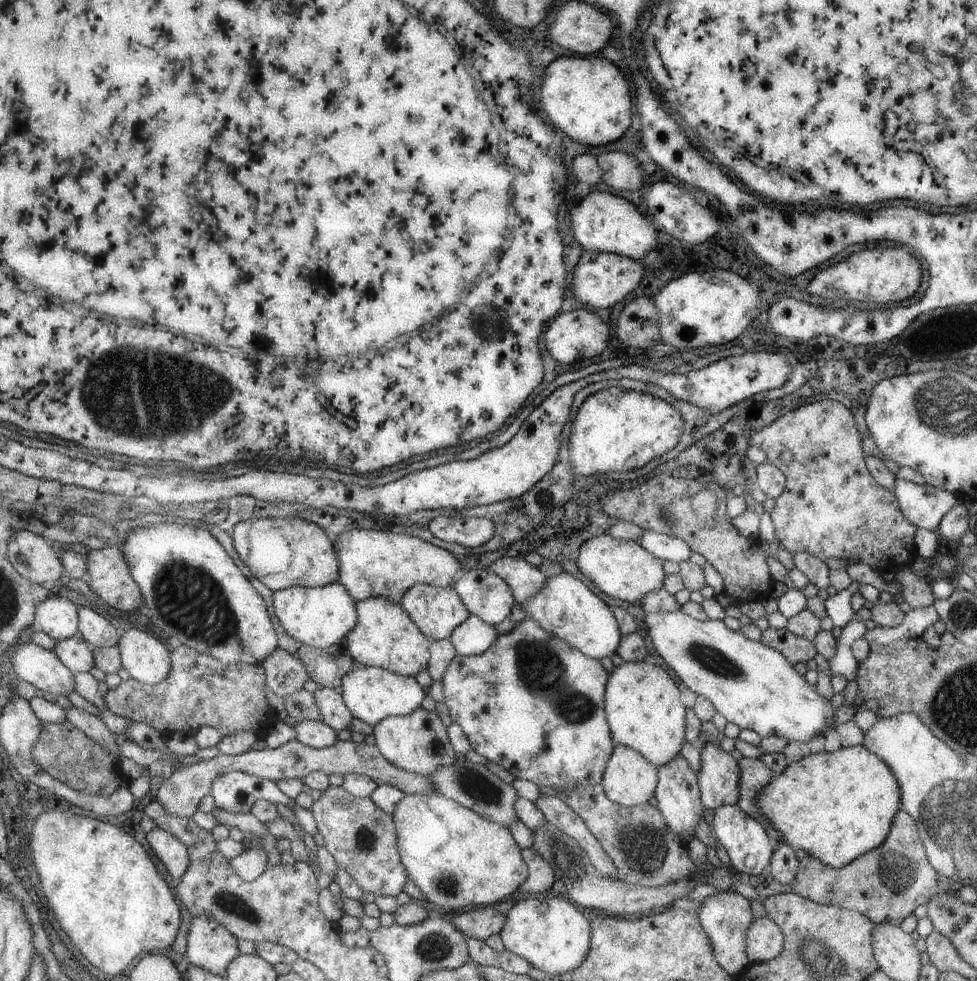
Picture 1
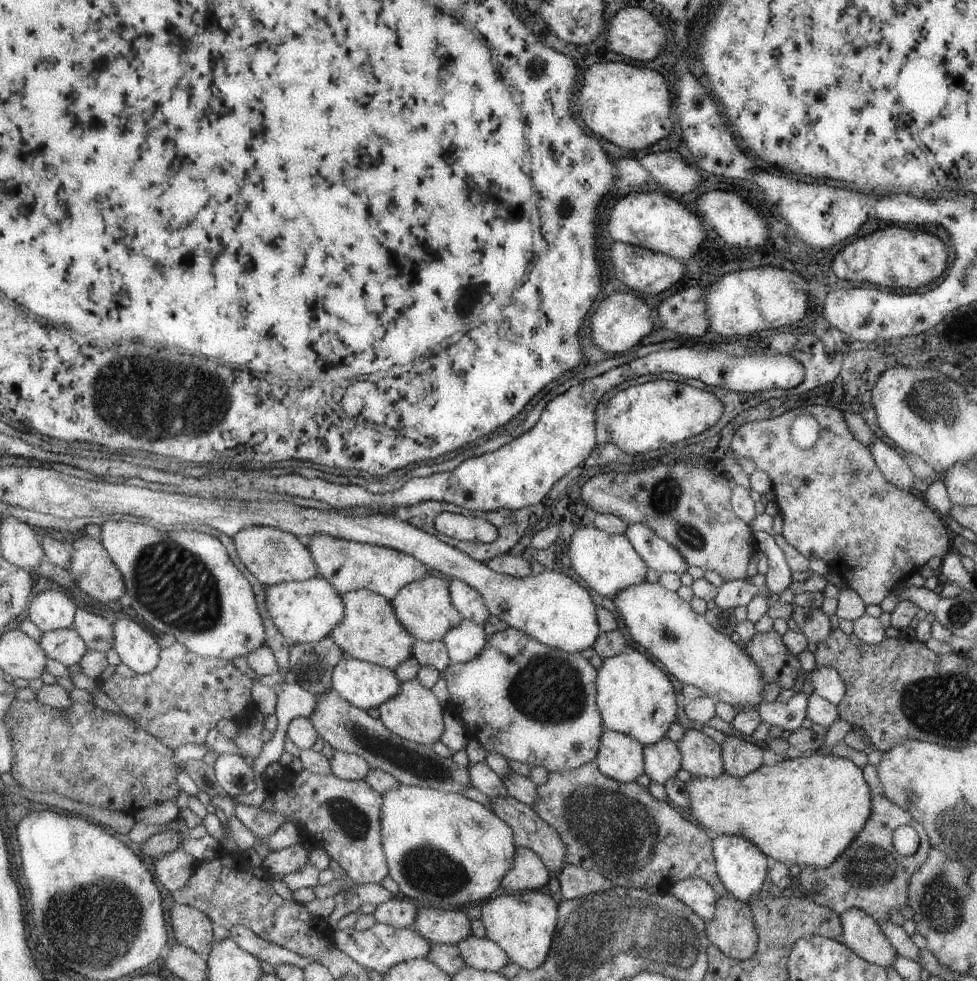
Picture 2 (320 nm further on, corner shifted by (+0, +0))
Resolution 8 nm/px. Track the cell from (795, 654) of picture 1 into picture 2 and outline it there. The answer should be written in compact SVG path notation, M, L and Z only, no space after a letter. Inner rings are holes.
M771 630L755 633L742 649L754 661L765 682L777 682L781 689L791 689L800 670L797 657L783 644L782 636Z

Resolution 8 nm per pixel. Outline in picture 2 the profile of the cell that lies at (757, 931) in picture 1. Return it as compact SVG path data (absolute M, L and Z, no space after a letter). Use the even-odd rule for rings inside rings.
M731 895L718 897L714 905L715 914L704 921L708 942L733 960L748 959L759 941L750 906Z

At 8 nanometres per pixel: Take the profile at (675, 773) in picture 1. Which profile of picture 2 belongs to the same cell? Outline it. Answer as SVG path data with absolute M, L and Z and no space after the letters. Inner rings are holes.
M667 737L645 745L642 750L644 774L649 780L663 784L668 778L675 777L680 769L681 755L675 742Z

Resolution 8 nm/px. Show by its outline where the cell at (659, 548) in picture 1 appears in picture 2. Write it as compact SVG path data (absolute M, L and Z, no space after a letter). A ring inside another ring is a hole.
M641 523L627 525L624 535L647 567L660 573L683 574L688 564L678 550Z

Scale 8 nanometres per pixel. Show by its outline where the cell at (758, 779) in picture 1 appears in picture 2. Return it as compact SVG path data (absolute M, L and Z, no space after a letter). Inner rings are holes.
M725 736L720 751L724 771L735 778L753 772L763 764L761 748L741 737Z

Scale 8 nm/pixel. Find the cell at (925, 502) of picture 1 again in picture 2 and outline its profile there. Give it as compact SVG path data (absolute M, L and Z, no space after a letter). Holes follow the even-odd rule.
M874 436L868 448L874 463L887 482L906 491L912 489L914 476L904 457L901 457L900 451L889 448L887 444Z

